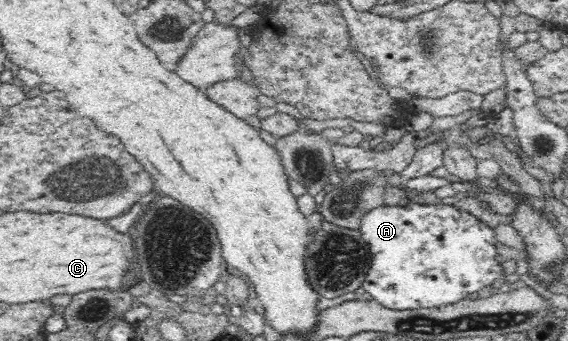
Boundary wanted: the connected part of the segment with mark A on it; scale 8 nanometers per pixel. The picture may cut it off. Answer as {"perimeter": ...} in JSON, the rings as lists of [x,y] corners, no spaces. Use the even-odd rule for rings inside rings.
{"perimeter":[[[385,204],[367,211],[361,218],[358,230],[372,255],[371,267],[368,267],[362,287],[385,308],[403,311],[450,306],[459,300],[476,296],[476,292],[483,287],[505,277],[503,267],[495,260],[495,244],[498,241],[494,228],[457,205]]]}

